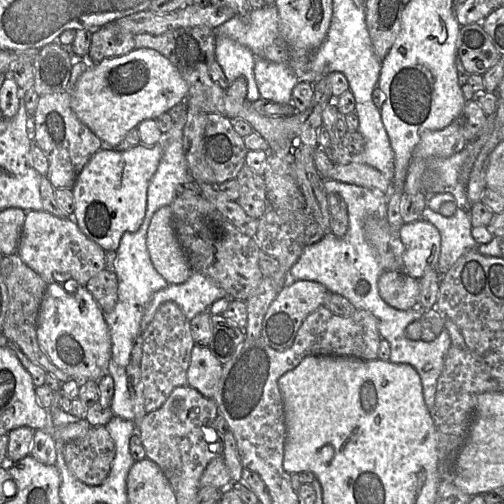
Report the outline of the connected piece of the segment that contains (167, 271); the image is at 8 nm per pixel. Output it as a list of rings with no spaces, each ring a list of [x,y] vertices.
[[[170,205],[154,213],[146,243],[155,269],[169,284],[183,284],[189,279],[193,270],[177,238]]]

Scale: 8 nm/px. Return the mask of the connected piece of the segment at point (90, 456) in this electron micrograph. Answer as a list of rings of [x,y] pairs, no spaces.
[[[92,426],[84,436],[66,442],[63,449],[71,472],[90,486],[99,486],[106,480],[115,452],[115,443],[106,426]]]

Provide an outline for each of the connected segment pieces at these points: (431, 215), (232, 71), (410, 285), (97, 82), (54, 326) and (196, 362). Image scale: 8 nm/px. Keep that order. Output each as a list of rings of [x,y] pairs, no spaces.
[[[427,206],[422,212],[421,219],[432,223],[441,236],[437,264],[440,284],[441,278],[463,254],[479,246],[471,234],[473,226],[470,213],[468,209],[457,208],[452,216],[444,217]]]
[[[219,36],[216,39],[215,60],[230,83],[240,77],[247,80],[247,101],[261,98],[254,78],[256,56],[249,48],[229,37]]]
[[[384,271],[378,280],[380,297],[391,307],[408,311],[418,309],[419,280],[404,271]]]
[[[139,48],[130,53],[106,58],[96,64],[89,64],[80,76],[71,96],[72,109],[78,119],[87,126],[102,142],[115,148],[132,129],[144,120],[156,119],[174,106],[185,103],[189,85],[176,66],[154,49]]]
[[[47,284],[37,319],[37,340],[54,365],[78,382],[95,381],[108,374],[112,360],[112,342],[104,312],[85,286],[75,292],[67,292],[61,284]]]
[[[195,345],[187,372],[187,385],[207,398],[213,398],[222,376],[223,364],[208,347]]]

